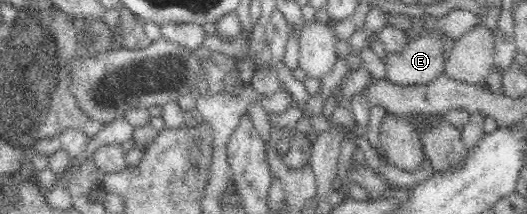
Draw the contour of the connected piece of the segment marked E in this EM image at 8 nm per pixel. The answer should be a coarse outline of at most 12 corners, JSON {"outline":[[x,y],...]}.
{"outline":[[443,28],[380,57],[386,81],[429,85],[444,74]]}

